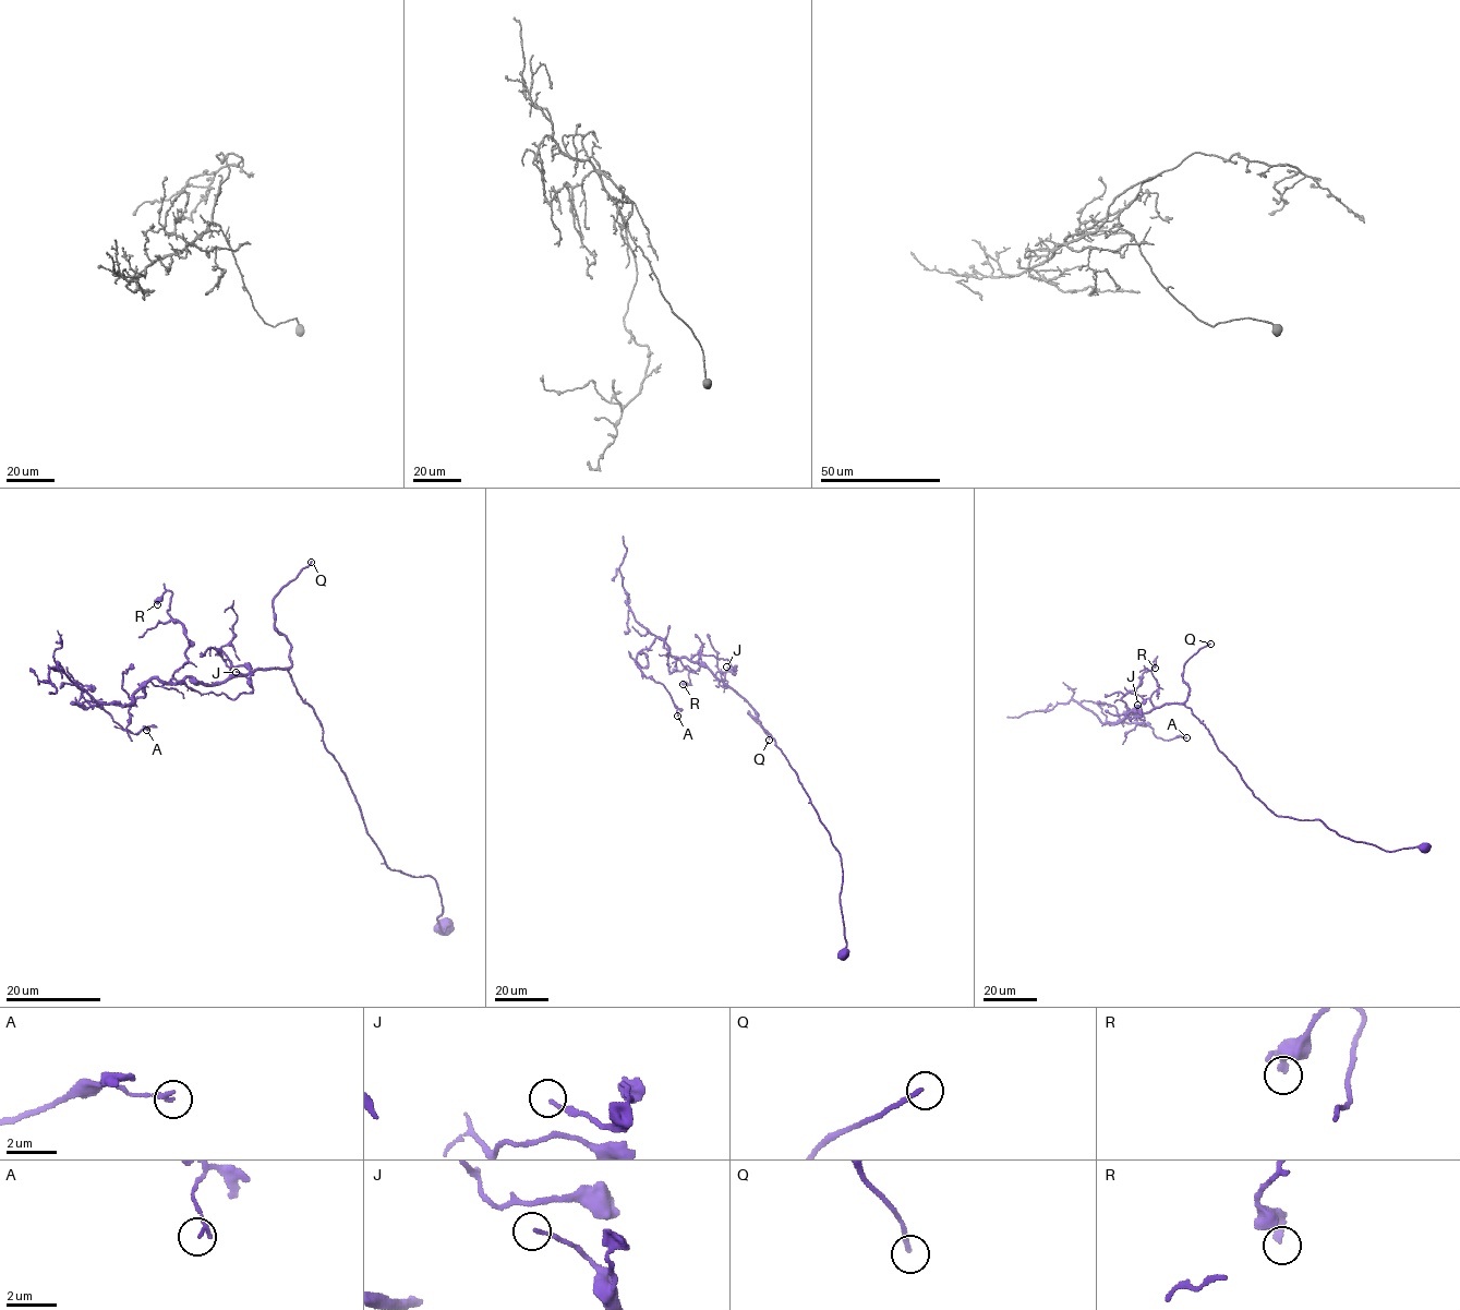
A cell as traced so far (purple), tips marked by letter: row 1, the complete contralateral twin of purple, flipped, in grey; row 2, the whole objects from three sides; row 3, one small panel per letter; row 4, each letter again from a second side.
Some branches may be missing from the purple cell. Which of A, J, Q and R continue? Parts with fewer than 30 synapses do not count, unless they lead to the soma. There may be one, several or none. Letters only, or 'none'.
Q

